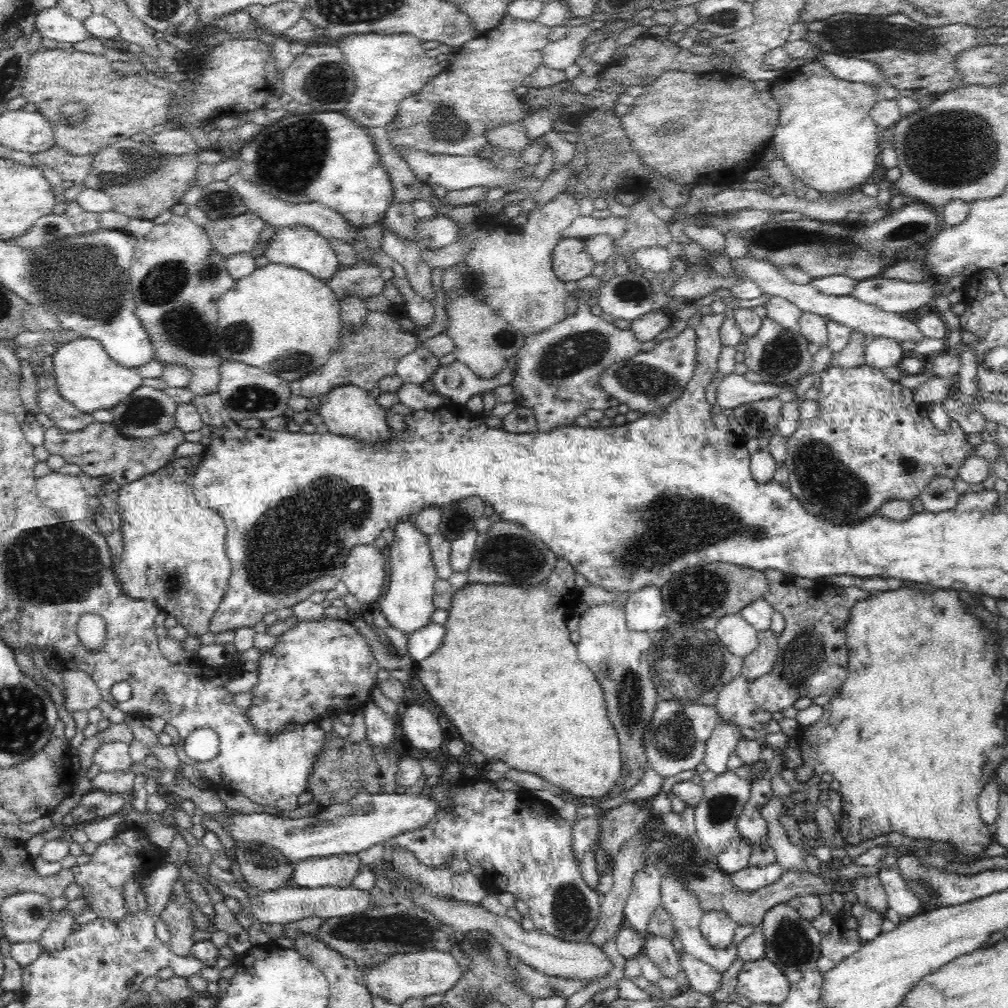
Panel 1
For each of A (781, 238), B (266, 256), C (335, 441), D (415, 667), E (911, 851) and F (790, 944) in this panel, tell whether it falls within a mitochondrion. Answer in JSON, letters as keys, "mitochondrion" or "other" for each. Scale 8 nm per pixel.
{"A":"mitochondrion","B":"other","C":"other","D":"other","E":"other","F":"mitochondrion"}

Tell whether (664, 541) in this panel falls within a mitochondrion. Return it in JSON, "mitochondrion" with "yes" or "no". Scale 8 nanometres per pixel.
{"mitochondrion":"yes"}

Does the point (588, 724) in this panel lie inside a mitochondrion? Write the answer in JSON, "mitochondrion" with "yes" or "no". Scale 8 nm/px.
{"mitochondrion":"no"}

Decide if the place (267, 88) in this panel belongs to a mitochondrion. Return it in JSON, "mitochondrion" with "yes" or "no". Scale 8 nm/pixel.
{"mitochondrion":"no"}

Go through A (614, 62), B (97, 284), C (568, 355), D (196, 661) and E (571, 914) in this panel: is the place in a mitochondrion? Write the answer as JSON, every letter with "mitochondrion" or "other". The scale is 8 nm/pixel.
{"A":"other","B":"mitochondrion","C":"mitochondrion","D":"other","E":"mitochondrion"}

